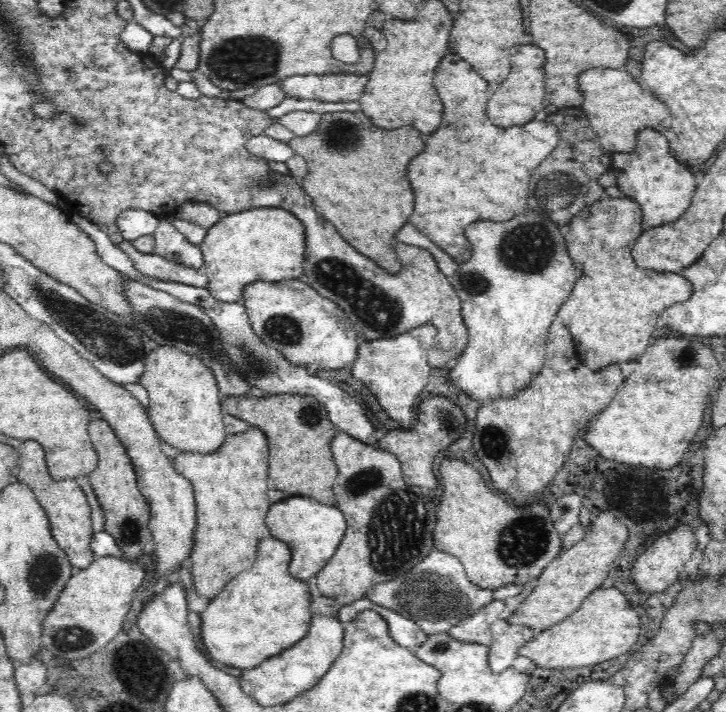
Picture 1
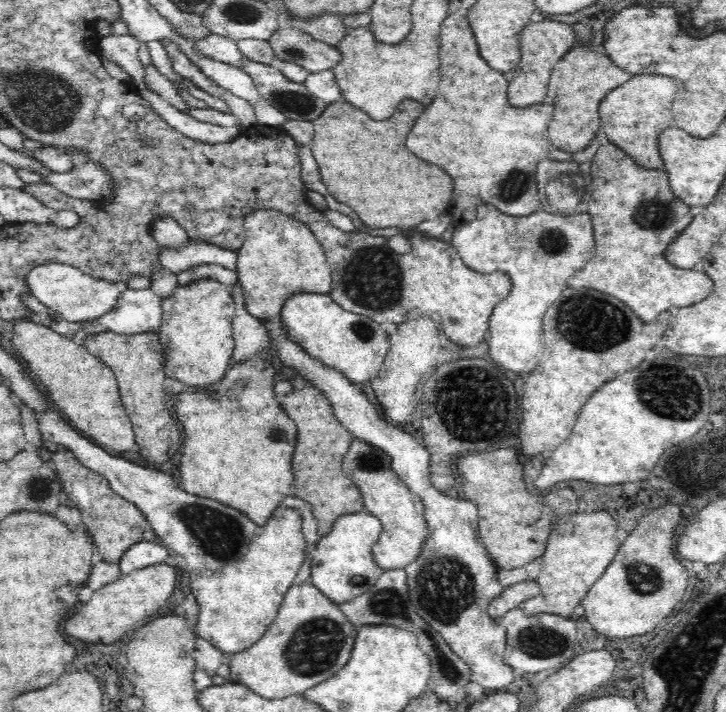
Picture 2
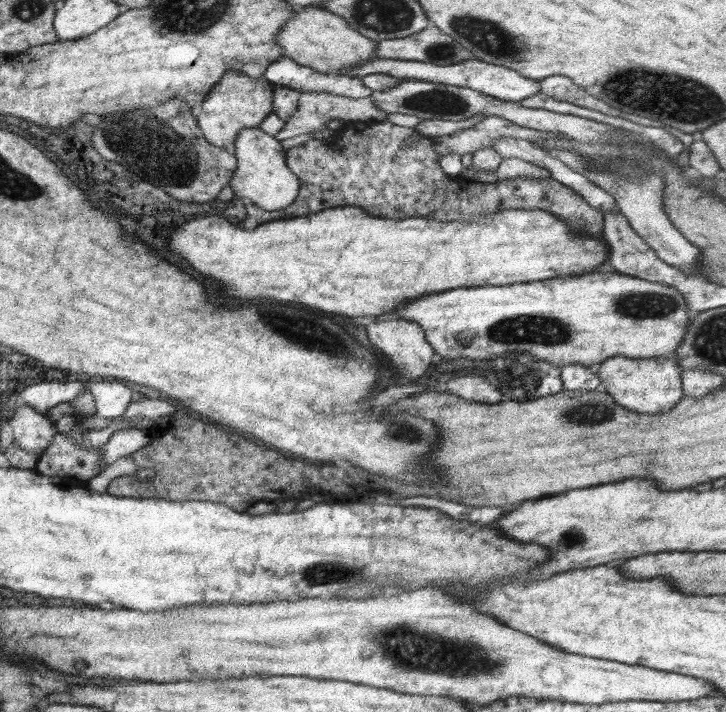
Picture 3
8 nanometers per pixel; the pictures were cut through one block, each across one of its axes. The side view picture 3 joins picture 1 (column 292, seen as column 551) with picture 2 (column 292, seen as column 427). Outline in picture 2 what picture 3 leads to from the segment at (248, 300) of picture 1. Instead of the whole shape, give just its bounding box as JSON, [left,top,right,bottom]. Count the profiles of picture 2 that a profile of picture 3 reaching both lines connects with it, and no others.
[278,293,391,382]

